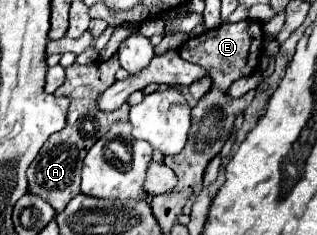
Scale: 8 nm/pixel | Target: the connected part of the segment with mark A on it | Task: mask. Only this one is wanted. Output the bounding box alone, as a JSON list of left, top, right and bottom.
[27,55,129,213]

